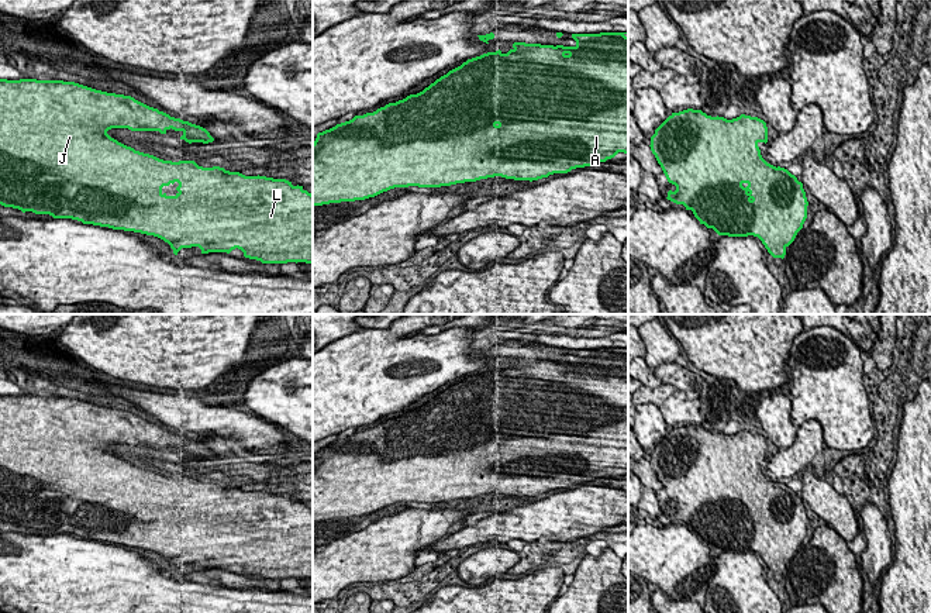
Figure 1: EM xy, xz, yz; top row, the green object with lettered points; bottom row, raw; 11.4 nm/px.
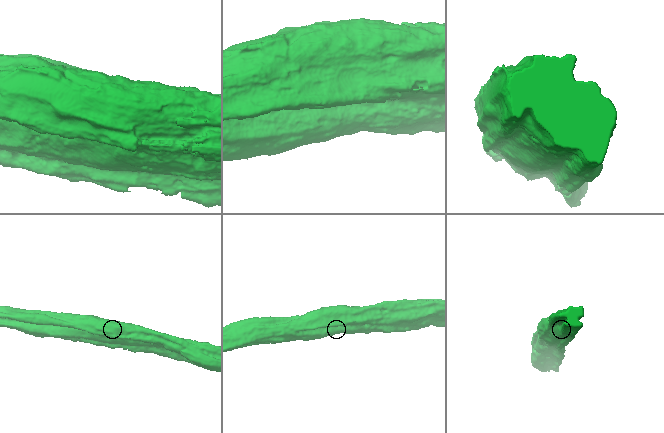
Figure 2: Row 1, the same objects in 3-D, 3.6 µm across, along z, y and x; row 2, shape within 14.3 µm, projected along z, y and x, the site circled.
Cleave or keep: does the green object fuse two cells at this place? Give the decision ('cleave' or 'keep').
keep

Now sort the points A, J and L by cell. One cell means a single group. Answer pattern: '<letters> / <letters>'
A J L

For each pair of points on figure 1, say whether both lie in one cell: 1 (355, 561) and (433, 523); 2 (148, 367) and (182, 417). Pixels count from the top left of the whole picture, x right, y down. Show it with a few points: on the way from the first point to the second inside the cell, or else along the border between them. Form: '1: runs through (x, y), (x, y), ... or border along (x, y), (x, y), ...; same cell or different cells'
1: runs through (375, 554), (386, 550), (413, 530); same cell
2: border along (182, 392), (199, 395); different cells

